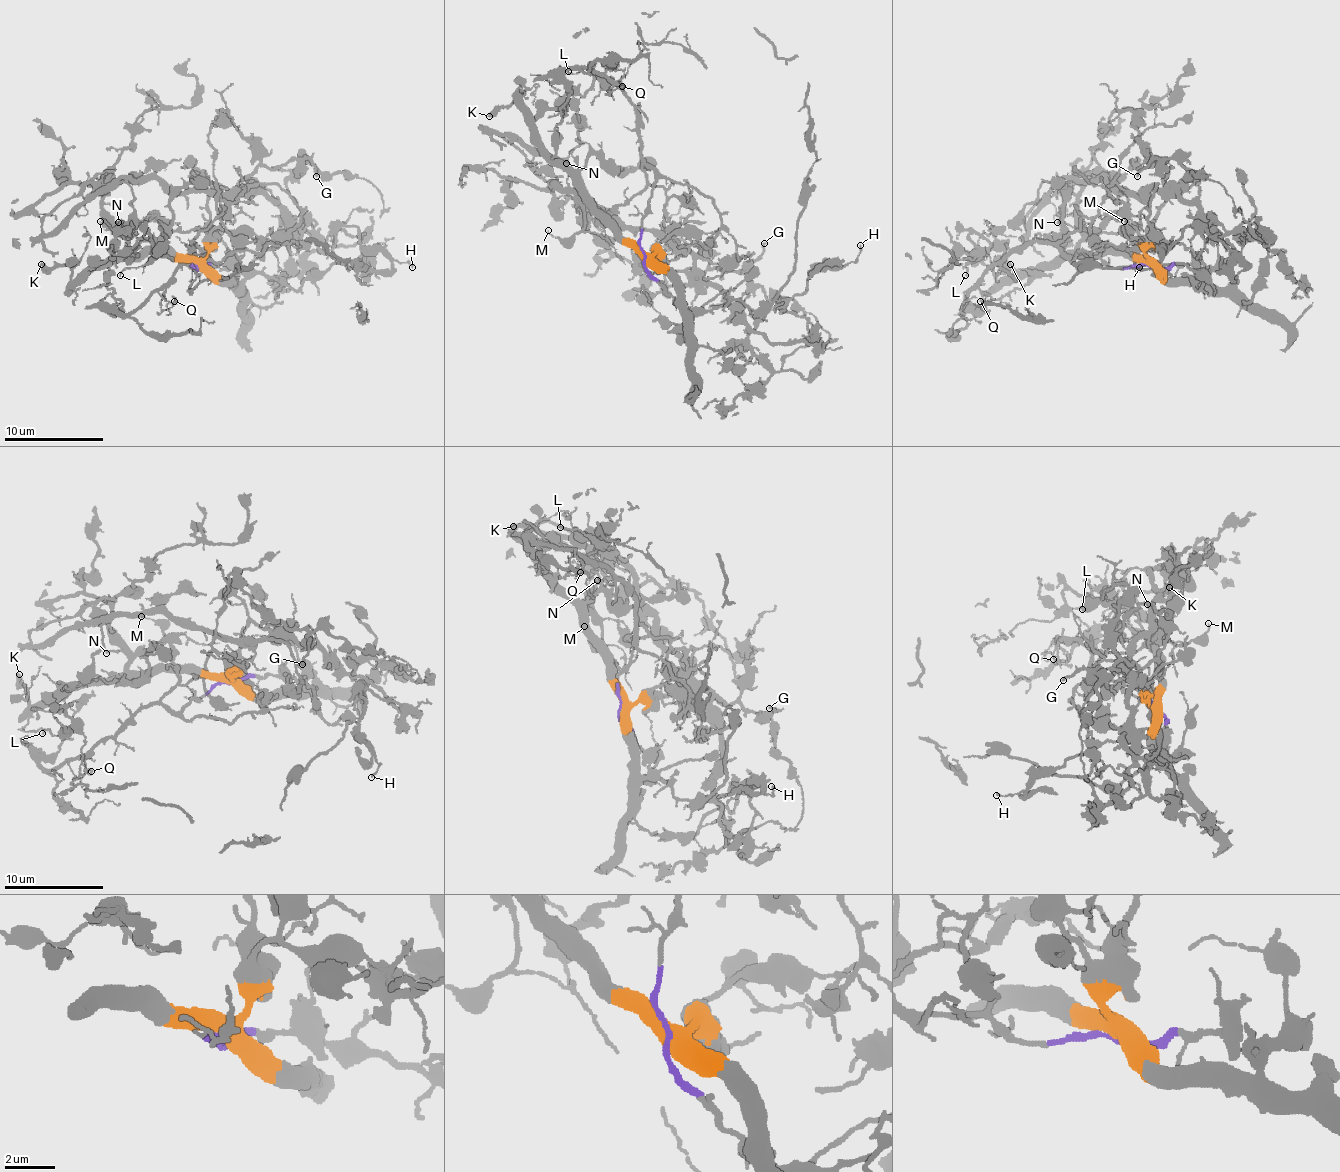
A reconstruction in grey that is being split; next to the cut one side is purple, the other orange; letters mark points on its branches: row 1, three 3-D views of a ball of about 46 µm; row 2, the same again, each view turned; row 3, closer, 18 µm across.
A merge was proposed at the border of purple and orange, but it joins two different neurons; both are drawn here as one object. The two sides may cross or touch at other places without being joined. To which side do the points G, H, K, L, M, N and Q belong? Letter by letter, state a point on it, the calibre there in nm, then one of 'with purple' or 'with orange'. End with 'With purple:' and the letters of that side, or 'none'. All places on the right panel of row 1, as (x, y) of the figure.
G: (1137, 176) | 160 nm | with orange
H: (1139, 267) | 140 nm | with purple
K: (1010, 264) | 420 nm | with orange
L: (965, 275) | 120 nm | with orange
M: (1124, 221) | 100 nm | with orange
N: (1057, 222) | 150 nm | with orange
Q: (980, 301) | 120 nm | with purple
With purple: H, Q

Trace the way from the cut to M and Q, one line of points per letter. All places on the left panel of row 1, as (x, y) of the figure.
M: (197, 265), (180, 263), (172, 255), (133, 253), (128, 248), (128, 238), (135, 233), (100, 221)
Q: (197, 265), (192, 265), (207, 255), (192, 243), (192, 253), (170, 278), (160, 308), (168, 310), (175, 300)

